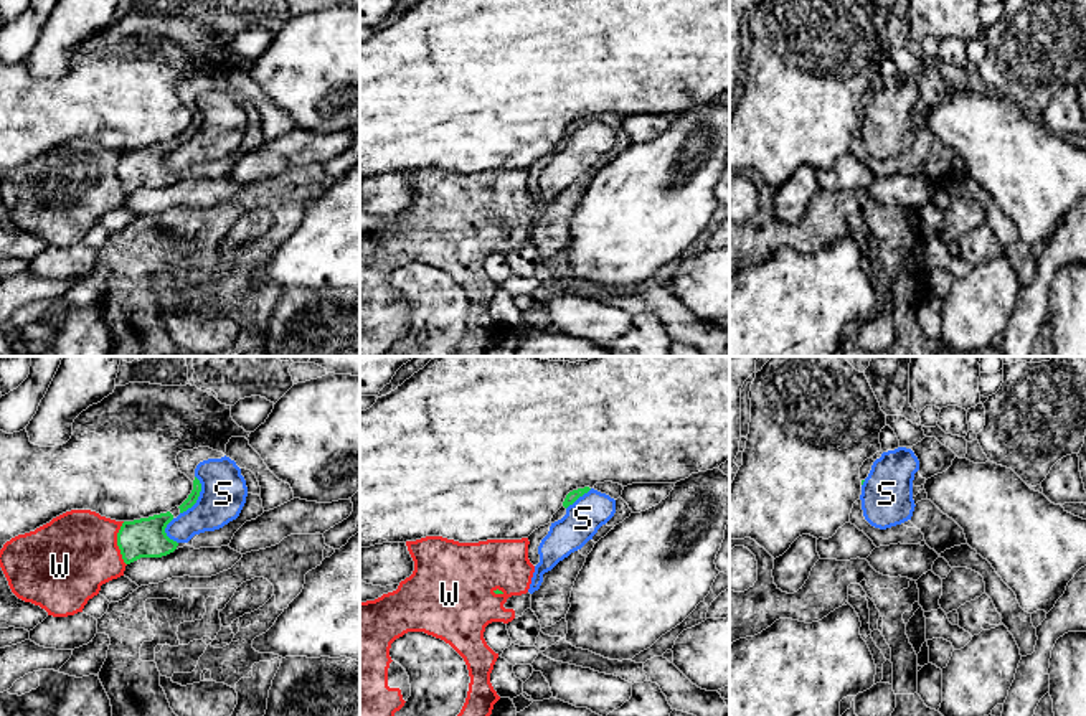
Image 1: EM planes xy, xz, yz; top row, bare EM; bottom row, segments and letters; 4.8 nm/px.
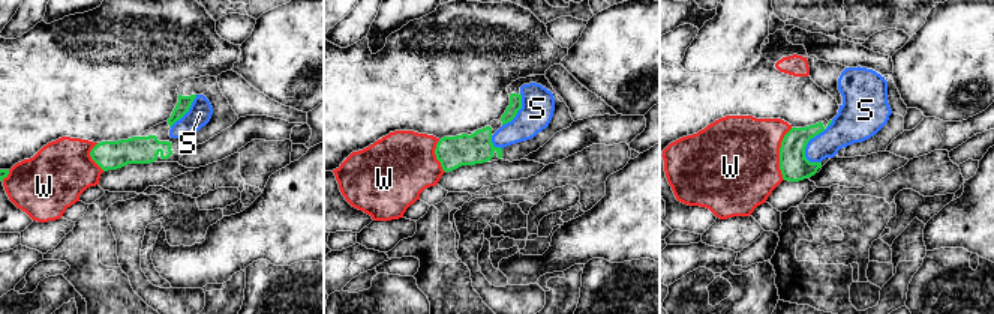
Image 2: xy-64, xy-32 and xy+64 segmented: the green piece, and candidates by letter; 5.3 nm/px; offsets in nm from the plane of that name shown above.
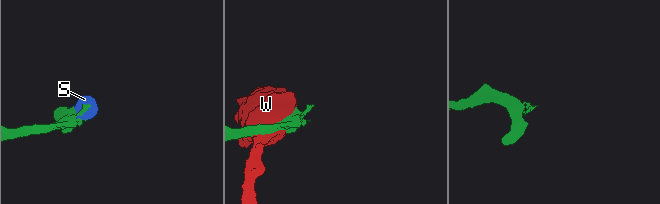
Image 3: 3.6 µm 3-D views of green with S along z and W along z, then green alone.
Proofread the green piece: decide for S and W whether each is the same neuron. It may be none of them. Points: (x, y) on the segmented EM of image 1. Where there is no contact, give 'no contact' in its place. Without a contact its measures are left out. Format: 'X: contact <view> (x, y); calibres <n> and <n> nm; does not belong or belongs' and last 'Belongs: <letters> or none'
S: contact xy (198, 495); calibres 50 and 220 nm; does not belong
W: contact xy (118, 543); calibres 190 and 400 nm; does not belong
Belongs: none

